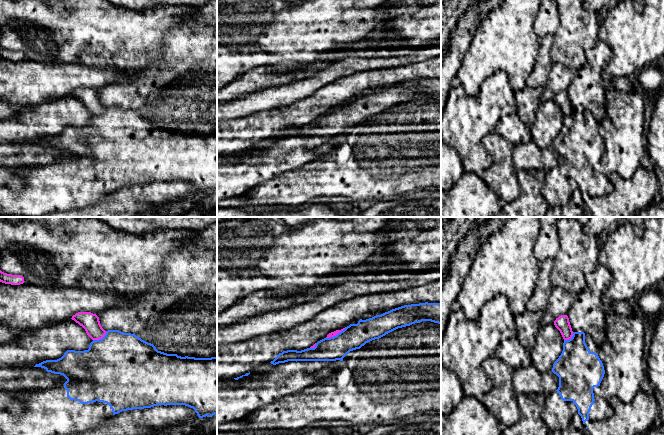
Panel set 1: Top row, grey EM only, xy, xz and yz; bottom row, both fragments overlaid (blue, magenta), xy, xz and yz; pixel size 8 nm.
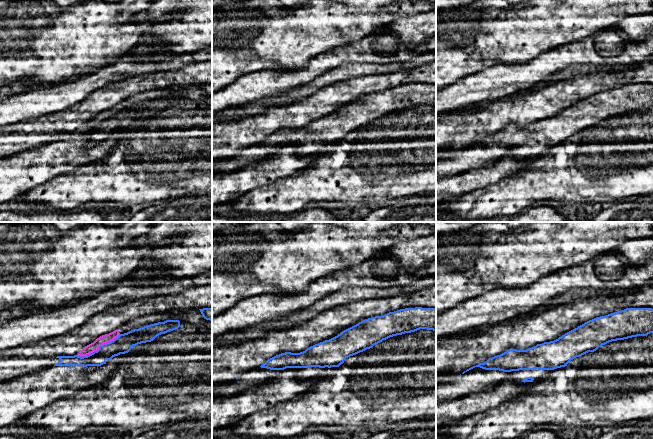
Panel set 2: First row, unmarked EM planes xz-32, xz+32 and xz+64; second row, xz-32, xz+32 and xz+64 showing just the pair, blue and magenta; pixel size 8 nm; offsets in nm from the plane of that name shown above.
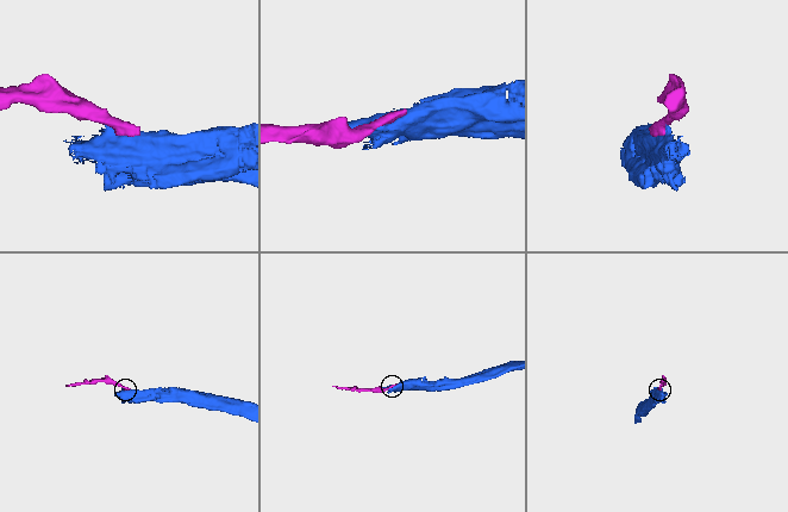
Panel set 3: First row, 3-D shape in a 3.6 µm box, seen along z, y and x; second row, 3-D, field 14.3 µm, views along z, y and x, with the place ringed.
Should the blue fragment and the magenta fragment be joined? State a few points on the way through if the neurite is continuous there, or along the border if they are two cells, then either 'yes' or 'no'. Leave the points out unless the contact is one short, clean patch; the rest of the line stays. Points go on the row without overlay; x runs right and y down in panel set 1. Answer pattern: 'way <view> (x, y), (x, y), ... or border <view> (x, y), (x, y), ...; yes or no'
no

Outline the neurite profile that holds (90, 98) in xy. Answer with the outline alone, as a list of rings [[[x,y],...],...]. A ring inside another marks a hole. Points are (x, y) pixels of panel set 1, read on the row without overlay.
[[[78,88],[71,95],[82,102],[92,116],[102,115],[106,110],[96,90],[91,88]]]

